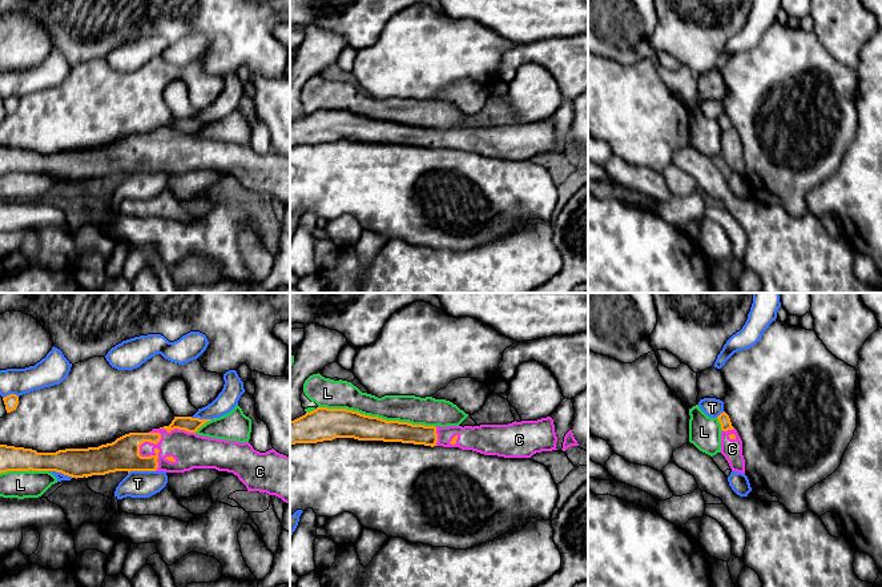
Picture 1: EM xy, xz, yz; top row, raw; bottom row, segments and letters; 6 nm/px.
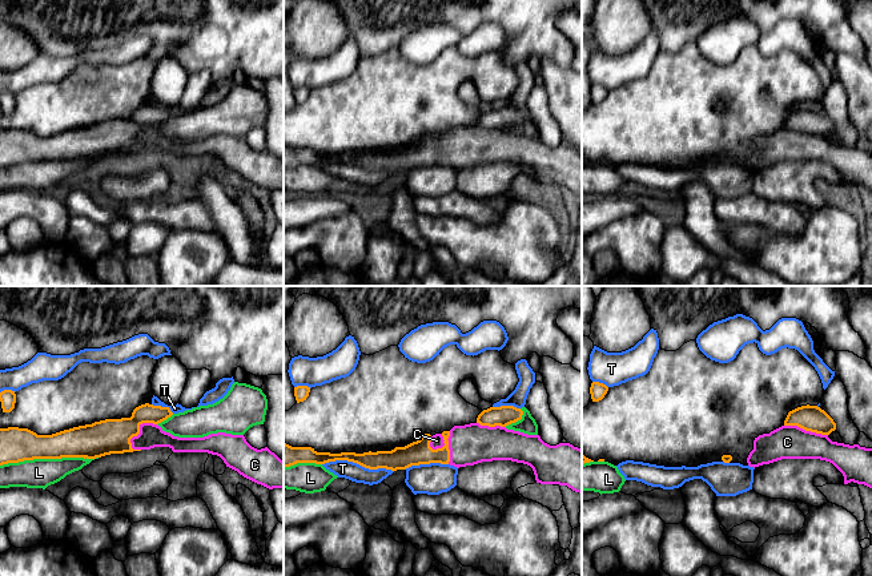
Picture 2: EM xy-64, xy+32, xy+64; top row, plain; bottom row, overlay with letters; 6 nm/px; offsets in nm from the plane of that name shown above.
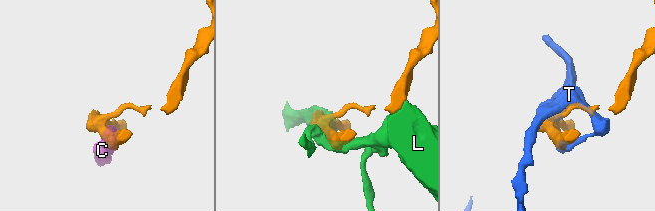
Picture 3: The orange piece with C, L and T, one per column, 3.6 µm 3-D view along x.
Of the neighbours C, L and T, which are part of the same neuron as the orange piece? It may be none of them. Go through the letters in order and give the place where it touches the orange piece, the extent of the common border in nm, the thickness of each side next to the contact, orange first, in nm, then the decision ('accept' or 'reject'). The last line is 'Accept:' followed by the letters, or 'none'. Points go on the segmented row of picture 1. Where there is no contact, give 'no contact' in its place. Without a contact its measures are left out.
C: xy (139, 449) | 240 nm | 200/180 nm | accept
L: xz (377, 417) | 700 nm | 180/170 nm | reject
T: xy (141, 470) | 170 nm | 200/160 nm | reject
Accept: C

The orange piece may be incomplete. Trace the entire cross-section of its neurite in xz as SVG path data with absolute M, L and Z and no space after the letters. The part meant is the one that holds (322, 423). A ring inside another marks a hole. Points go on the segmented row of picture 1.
M317 407L290 421L290 445L335 438L459 447L504 458L531 458L536 453L557 450L551 417L508 425L435 427L386 421L347 409Z

